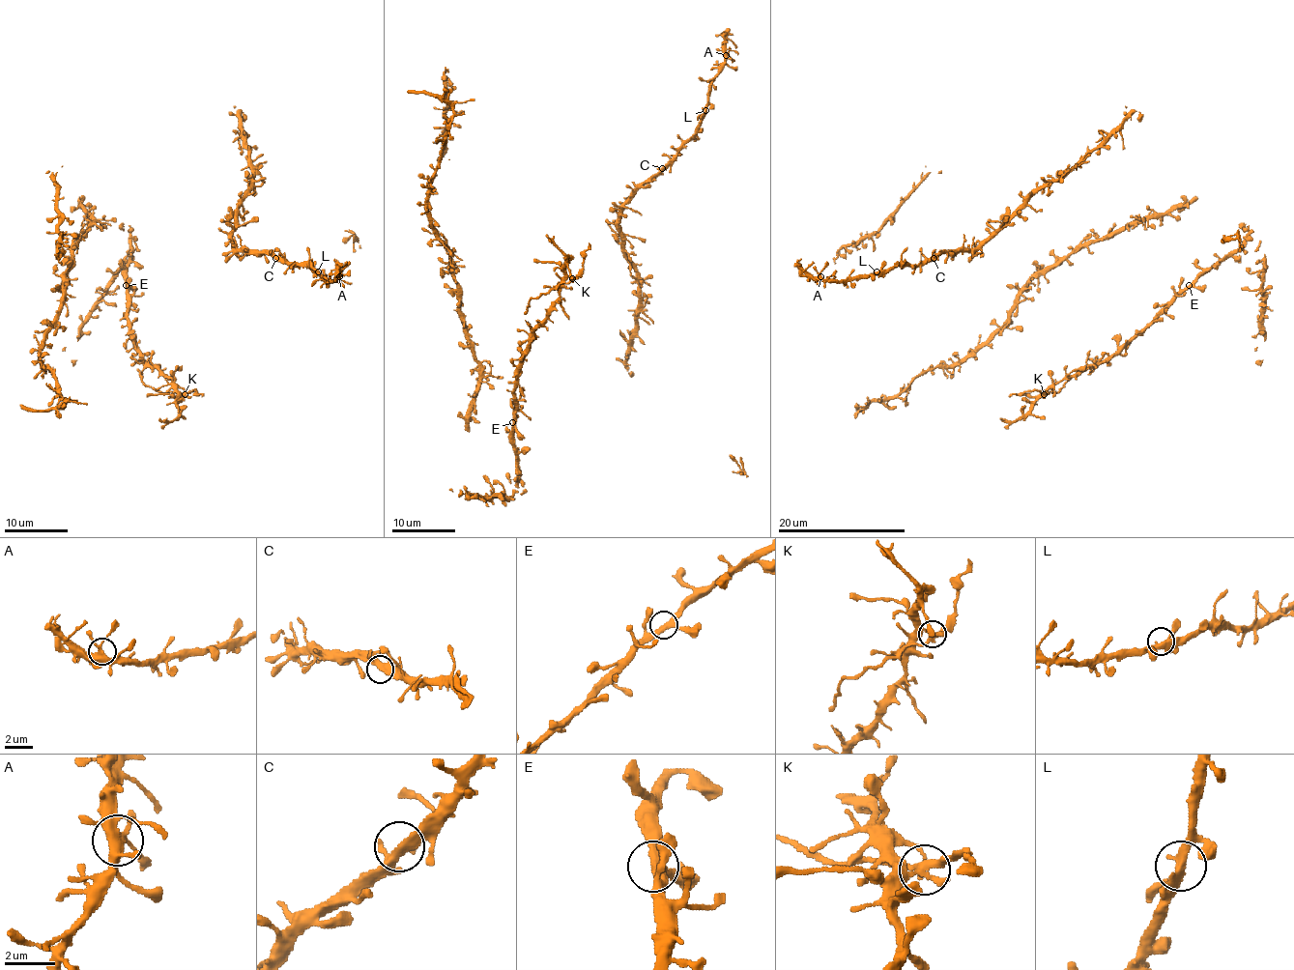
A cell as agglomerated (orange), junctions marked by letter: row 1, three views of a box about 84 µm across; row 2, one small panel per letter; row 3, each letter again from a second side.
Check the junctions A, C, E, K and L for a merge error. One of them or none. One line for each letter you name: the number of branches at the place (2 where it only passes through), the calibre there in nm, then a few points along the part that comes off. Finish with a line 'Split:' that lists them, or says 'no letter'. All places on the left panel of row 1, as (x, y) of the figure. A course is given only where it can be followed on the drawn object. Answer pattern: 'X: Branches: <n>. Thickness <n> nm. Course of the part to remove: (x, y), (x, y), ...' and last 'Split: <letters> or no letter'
K: Branches: 3. Thickness 320 nm. Course of the part to remove: (185, 393), (155, 390), (143, 383), (136, 368)
Split: K

